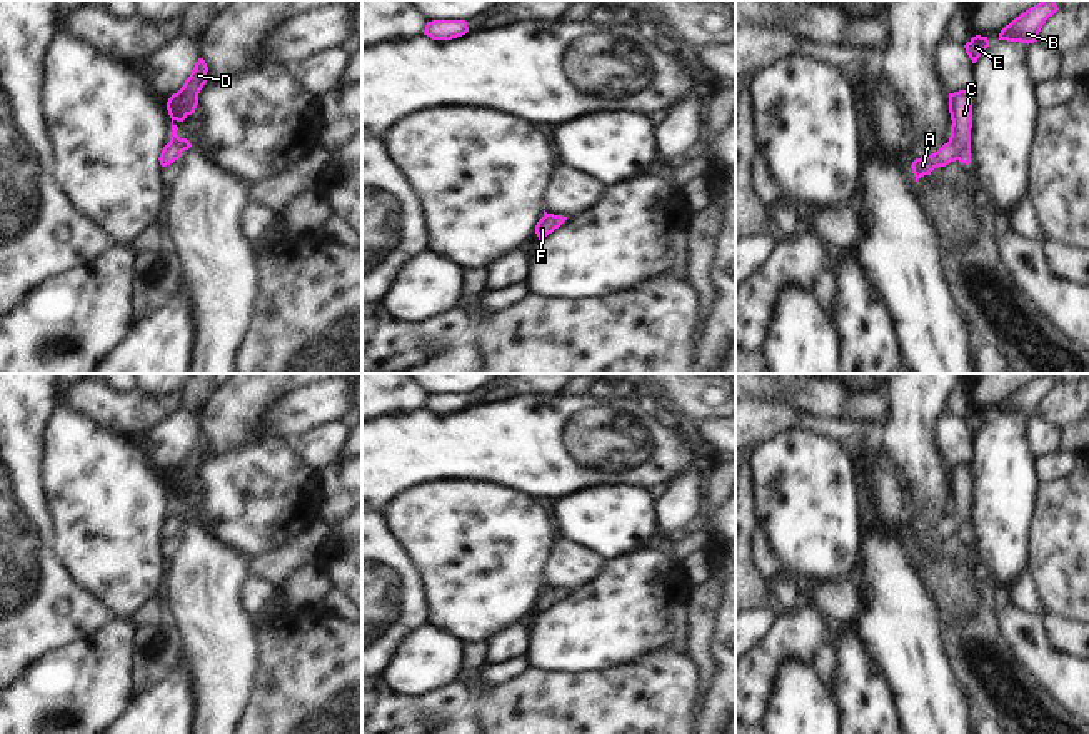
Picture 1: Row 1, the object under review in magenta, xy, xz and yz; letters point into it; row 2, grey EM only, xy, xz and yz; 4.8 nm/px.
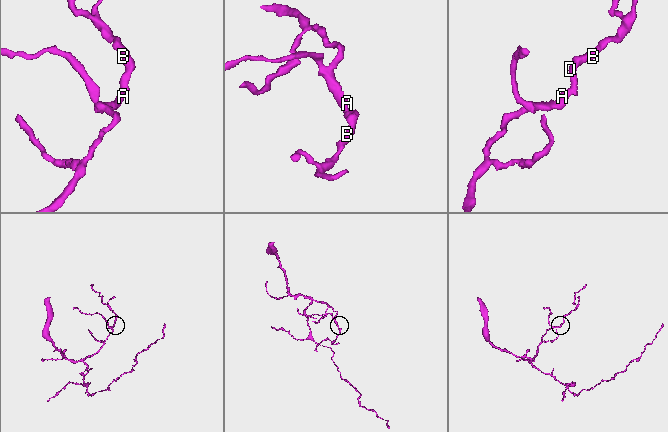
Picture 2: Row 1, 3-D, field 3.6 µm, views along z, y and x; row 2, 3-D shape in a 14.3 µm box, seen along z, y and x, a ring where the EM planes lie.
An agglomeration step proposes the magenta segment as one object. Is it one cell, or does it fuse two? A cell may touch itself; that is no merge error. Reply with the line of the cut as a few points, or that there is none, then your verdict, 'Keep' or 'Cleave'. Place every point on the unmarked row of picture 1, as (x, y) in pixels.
No split. Keep

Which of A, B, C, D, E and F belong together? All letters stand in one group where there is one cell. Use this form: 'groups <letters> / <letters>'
groups A B C D E F

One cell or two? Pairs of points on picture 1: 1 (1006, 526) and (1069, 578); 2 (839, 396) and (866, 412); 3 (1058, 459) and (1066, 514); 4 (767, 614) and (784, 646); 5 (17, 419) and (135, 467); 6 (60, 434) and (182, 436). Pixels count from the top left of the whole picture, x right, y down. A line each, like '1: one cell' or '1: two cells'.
1: two cells
2: one cell
3: two cells
4: two cells
5: two cells
6: two cells

